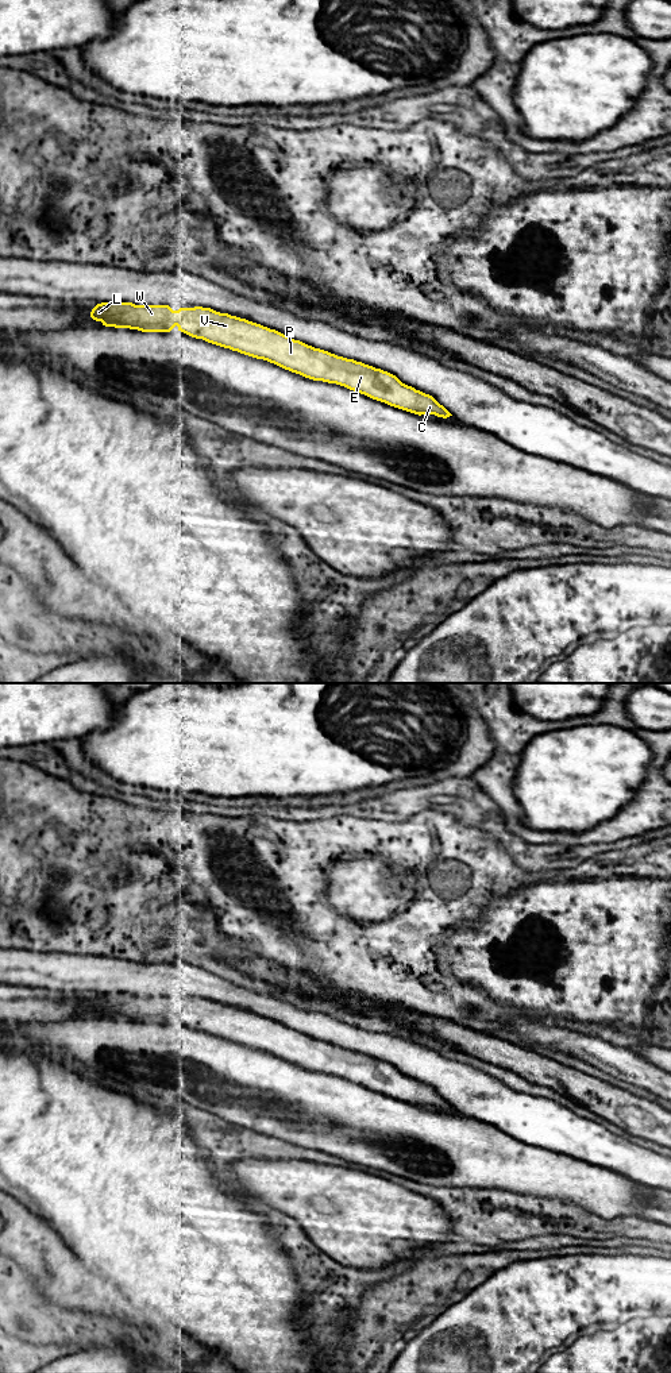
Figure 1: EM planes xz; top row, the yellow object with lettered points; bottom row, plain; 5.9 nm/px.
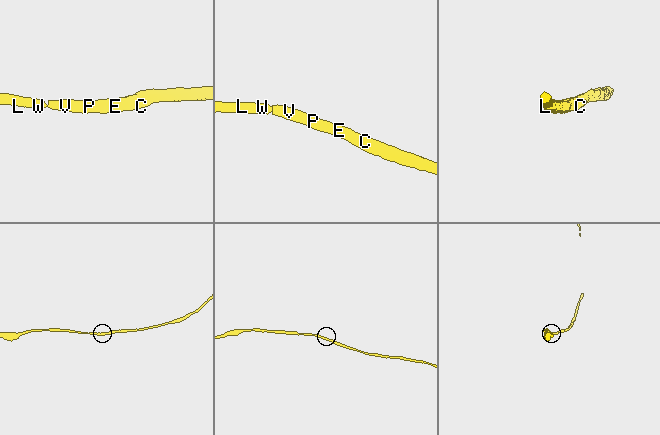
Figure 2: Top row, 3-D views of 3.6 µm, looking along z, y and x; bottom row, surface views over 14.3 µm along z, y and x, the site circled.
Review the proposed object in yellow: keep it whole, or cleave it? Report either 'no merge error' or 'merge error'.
no merge error

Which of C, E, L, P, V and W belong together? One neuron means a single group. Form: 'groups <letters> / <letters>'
groups C E L P V W

